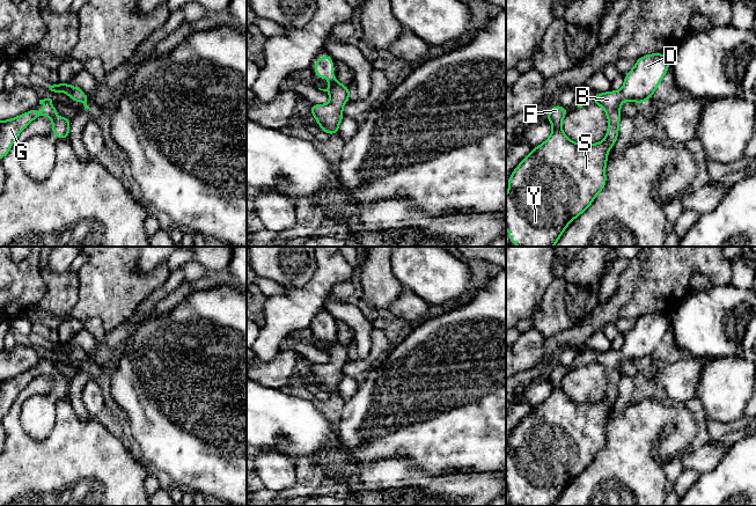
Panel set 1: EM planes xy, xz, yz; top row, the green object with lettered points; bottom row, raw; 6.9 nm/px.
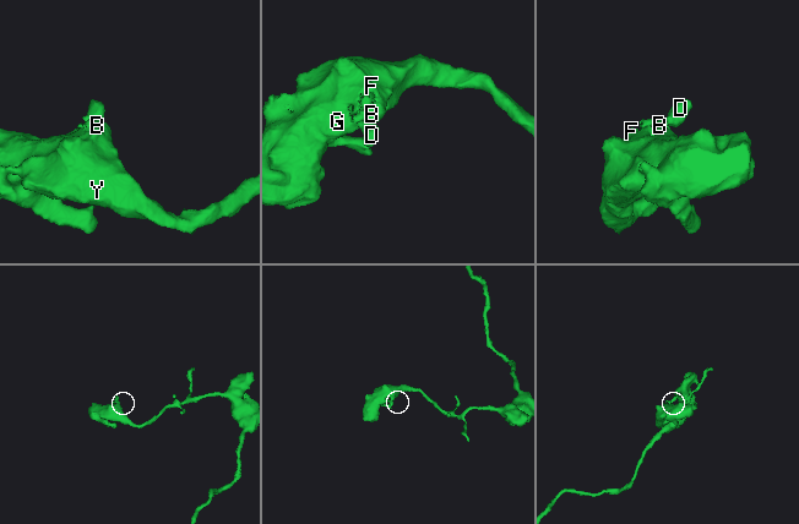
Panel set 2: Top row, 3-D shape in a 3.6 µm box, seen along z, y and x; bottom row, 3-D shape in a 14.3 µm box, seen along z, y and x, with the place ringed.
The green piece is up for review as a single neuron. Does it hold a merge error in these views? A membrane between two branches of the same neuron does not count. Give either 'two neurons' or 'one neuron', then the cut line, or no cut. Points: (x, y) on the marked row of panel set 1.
one neuron; cut none

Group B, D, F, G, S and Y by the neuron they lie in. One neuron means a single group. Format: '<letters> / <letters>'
B D F G S Y

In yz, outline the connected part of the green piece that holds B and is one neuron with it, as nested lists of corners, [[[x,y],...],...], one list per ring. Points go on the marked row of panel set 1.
[[[663,53],[645,54],[637,59],[633,68],[624,76],[619,91],[596,93],[594,104],[604,109],[609,125],[600,144],[575,144],[563,131],[562,122],[568,109],[555,104],[545,118],[552,124],[551,135],[534,147],[514,169],[507,181],[506,228],[511,243],[519,247],[553,247],[567,226],[582,214],[607,184],[605,166],[608,152],[619,135],[621,103],[633,101],[638,104],[653,97],[666,72],[669,57]]]

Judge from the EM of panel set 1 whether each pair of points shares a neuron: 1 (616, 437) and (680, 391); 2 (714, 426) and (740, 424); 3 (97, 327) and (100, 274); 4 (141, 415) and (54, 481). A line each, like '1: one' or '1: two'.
1: two
2: one
3: two
4: two

